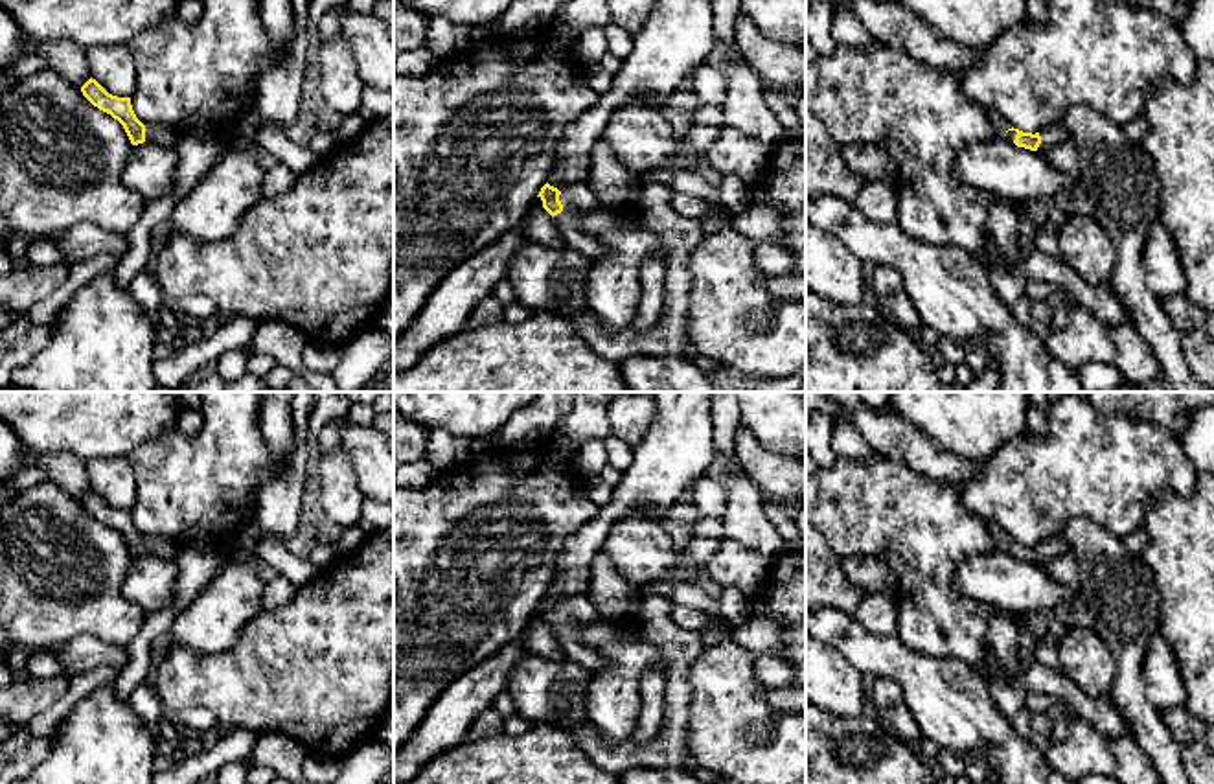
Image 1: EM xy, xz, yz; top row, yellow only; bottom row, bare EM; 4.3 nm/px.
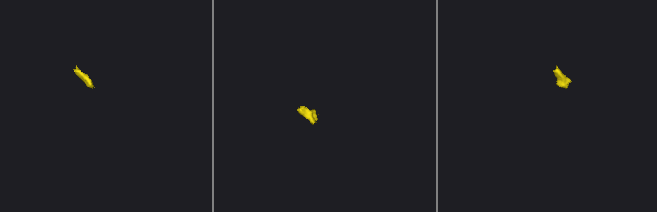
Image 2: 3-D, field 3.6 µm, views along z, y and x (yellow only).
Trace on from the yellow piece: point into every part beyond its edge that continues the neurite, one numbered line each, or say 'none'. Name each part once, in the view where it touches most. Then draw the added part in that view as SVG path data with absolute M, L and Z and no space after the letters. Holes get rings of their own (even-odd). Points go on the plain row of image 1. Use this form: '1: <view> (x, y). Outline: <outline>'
1: xz (576, 611). Outline: M574 594L559 600L559 613L563 624L554 628L554 637L561 646L563 657L572 663L579 663L587 670L600 670L607 666L607 659L594 648L587 646L579 639L579 629L598 620L598 611L587 594Z

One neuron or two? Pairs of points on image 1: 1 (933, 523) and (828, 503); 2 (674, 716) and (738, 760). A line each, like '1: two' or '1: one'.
1: one
2: two

